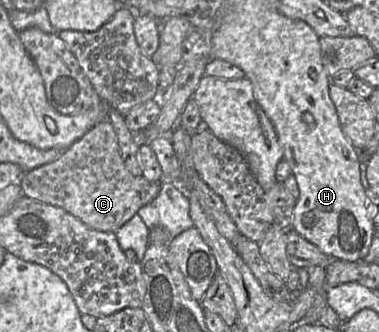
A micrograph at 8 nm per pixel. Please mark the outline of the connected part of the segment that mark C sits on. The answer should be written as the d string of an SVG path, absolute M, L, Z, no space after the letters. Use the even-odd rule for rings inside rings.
M105 119L56 160L25 172L20 186L25 196L61 207L92 229L116 233L141 207L157 197L161 182L134 176L126 169L113 125Z

